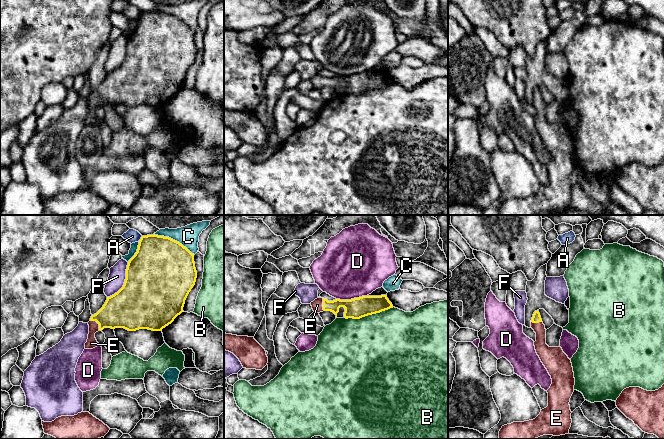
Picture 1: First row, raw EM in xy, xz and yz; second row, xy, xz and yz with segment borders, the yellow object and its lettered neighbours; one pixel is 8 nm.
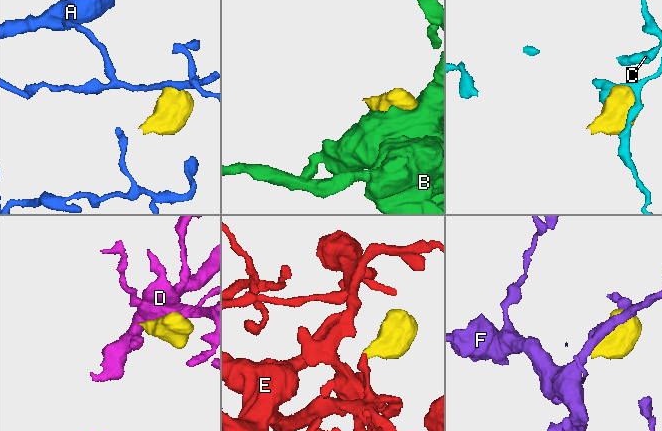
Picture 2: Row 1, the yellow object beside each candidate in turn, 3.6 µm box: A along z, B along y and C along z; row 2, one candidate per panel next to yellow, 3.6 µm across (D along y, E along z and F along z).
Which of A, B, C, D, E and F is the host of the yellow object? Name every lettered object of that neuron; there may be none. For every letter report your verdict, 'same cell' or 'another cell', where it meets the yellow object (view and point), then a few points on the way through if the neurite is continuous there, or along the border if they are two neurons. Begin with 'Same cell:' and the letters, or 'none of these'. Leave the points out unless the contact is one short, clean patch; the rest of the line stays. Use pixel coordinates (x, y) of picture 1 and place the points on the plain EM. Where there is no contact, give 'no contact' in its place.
Same cell: E
A: another cell | xy (141, 14) | along xy (142, 12), (139, 15)
B: another cell | xz (368, 90)
C: another cell | xy (174, 16)
D: another cell | xz (351, 75)
E: same cell | xy (97, 98) | across xy (125, 85), (97, 98), (92, 106), (91, 119)
F: another cell | xy (124, 58)

